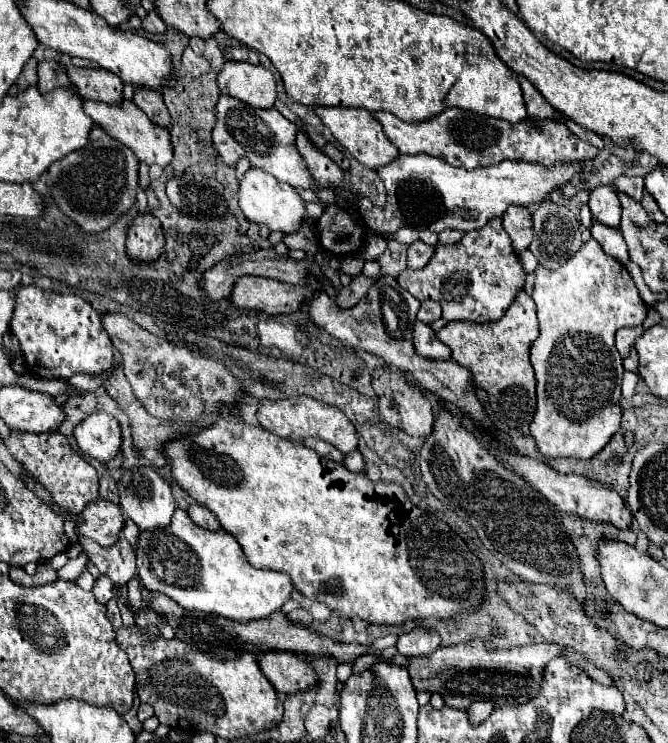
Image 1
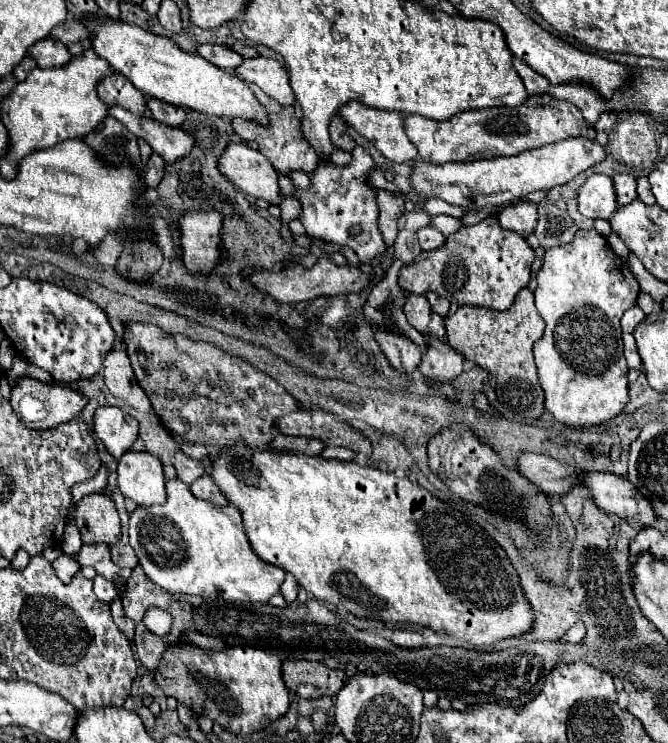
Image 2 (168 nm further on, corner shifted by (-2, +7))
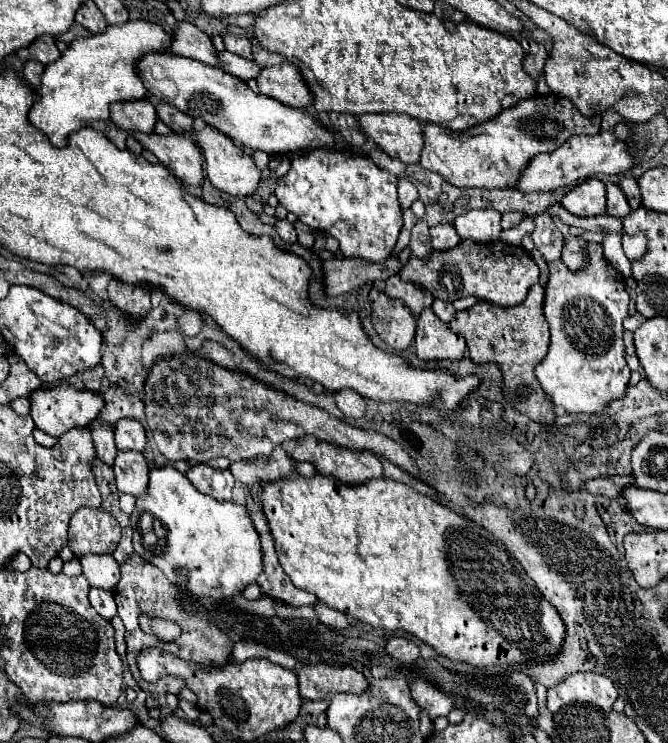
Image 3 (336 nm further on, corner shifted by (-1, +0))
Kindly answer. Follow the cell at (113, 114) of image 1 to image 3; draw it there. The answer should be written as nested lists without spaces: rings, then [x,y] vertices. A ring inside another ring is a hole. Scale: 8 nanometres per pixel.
[[[134,133],[134,137],[158,157],[158,161],[168,167],[186,185],[200,187],[204,183],[202,175],[202,153],[198,145],[186,135],[156,135],[156,133]]]

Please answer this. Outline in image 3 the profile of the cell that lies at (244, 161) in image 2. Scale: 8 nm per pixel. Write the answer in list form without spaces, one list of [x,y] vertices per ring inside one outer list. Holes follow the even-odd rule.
[[[204,127],[200,131],[194,133],[194,141],[200,145],[202,153],[204,153],[204,159],[206,159],[206,173],[208,173],[208,179],[210,183],[224,191],[224,193],[230,193],[234,197],[248,197],[248,195],[254,195],[256,187],[258,187],[258,181],[260,181],[260,171],[258,167],[254,165],[252,157],[244,151],[244,147],[236,145],[234,141],[230,141],[230,137],[218,133],[216,129],[212,127]]]

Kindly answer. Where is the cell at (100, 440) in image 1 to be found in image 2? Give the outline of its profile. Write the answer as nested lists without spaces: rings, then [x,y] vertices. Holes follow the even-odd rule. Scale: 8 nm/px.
[[[103,406],[95,410],[93,416],[93,430],[95,436],[103,442],[107,452],[117,460],[121,458],[137,440],[139,424],[121,408]]]

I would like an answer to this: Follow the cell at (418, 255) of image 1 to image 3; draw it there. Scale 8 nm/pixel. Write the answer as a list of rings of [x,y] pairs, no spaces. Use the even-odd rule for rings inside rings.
[[[442,221],[438,225],[434,225],[430,229],[430,237],[432,237],[432,247],[436,251],[446,251],[452,249],[454,245],[458,245],[458,241],[462,241],[454,229],[454,223],[450,221]]]

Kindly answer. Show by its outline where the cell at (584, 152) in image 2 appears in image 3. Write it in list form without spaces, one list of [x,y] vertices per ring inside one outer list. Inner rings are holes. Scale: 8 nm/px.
[[[600,131],[596,135],[574,135],[564,145],[560,145],[554,153],[538,155],[530,165],[522,171],[518,189],[520,191],[554,191],[558,187],[572,187],[588,177],[598,173],[616,175],[632,169],[636,165],[634,153],[628,151],[628,143],[620,141],[612,131]]]

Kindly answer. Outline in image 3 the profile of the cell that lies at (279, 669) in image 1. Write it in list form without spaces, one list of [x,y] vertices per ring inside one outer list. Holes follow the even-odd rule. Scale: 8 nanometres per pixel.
[[[326,663],[304,665],[296,671],[300,695],[310,701],[328,699],[336,693],[364,693],[368,681],[352,667],[332,667]]]

